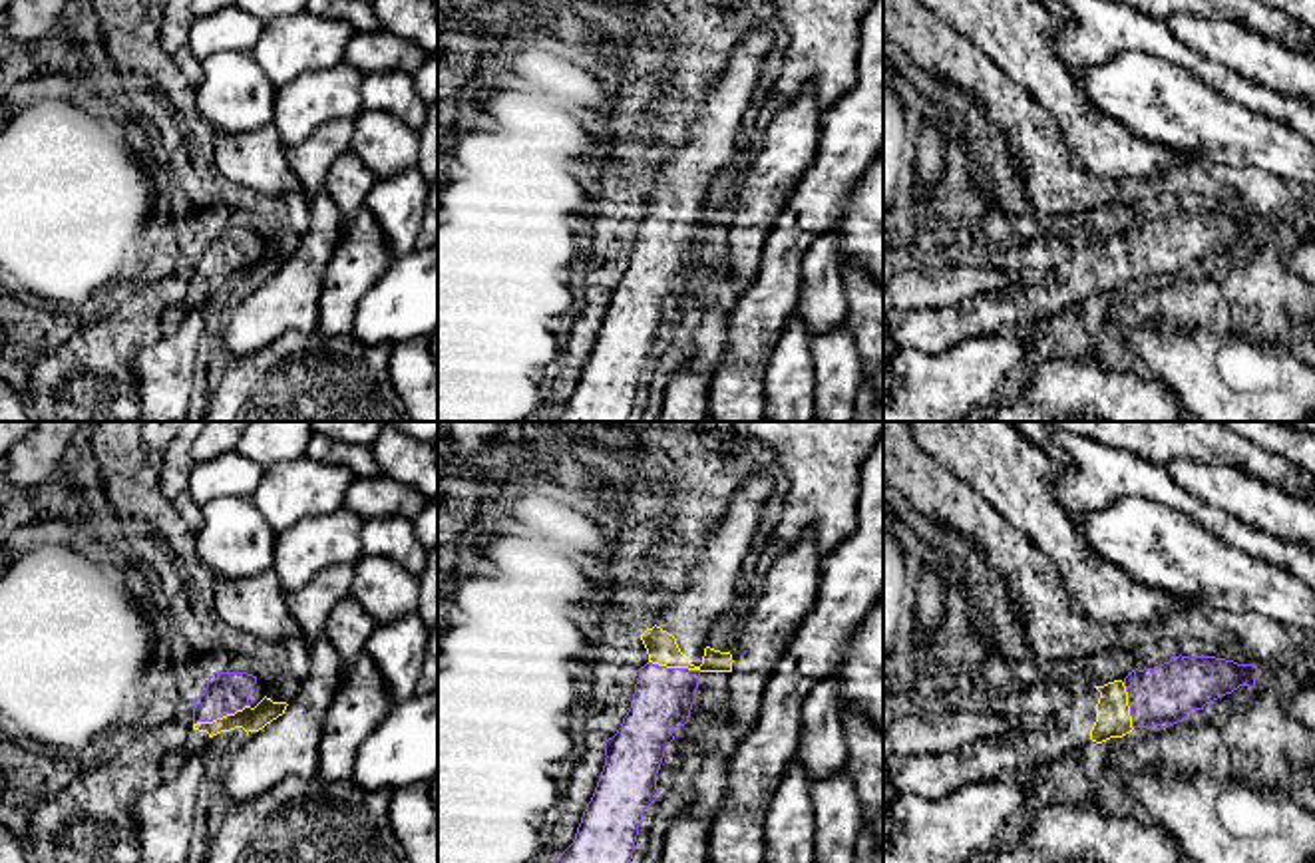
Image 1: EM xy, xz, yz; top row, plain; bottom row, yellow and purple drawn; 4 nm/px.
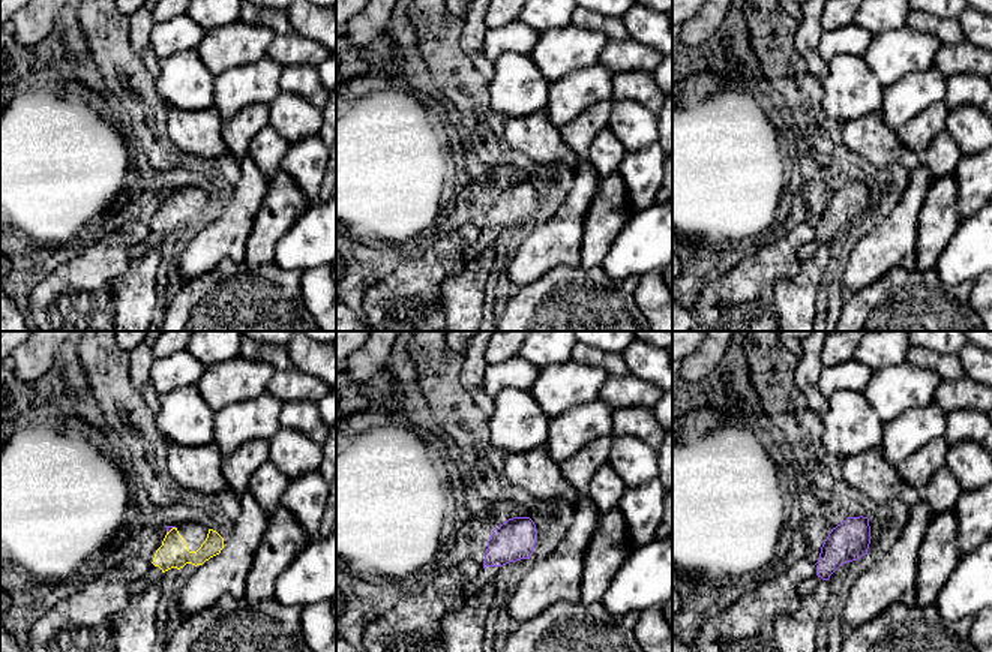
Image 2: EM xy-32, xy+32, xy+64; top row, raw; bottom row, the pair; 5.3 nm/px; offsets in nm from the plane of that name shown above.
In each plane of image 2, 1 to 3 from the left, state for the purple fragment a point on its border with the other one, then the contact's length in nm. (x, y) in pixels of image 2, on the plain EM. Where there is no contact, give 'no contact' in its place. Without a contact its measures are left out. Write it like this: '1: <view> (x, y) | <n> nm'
1: xy-32 (171, 194) | 60 nm
2: no contact
3: no contact

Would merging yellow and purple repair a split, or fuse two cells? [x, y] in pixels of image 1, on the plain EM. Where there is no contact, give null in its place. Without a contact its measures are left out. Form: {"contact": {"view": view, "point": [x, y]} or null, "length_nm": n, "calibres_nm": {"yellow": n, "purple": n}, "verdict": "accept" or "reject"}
{"contact": {"view": "xy", "point": [223, 271]}, "length_nm": 240, "calibres_nm": {"yellow": 100, "purple": 170}, "verdict": "accept"}

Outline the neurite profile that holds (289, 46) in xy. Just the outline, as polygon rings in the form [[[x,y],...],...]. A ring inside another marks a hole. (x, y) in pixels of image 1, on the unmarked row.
[[[302,10],[267,22],[251,56],[279,89],[302,74],[338,66],[354,34],[344,20]]]

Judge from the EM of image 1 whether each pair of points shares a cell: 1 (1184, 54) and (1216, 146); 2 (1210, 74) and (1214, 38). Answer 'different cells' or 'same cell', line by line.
1: different cells
2: different cells

